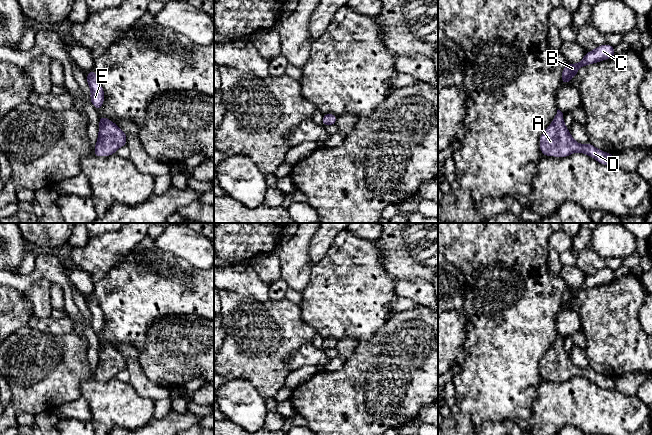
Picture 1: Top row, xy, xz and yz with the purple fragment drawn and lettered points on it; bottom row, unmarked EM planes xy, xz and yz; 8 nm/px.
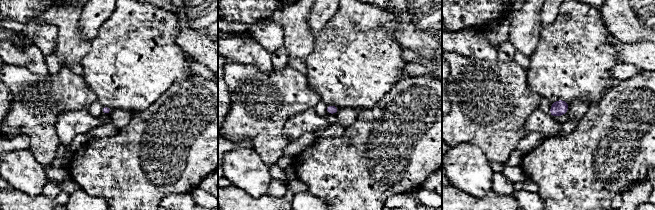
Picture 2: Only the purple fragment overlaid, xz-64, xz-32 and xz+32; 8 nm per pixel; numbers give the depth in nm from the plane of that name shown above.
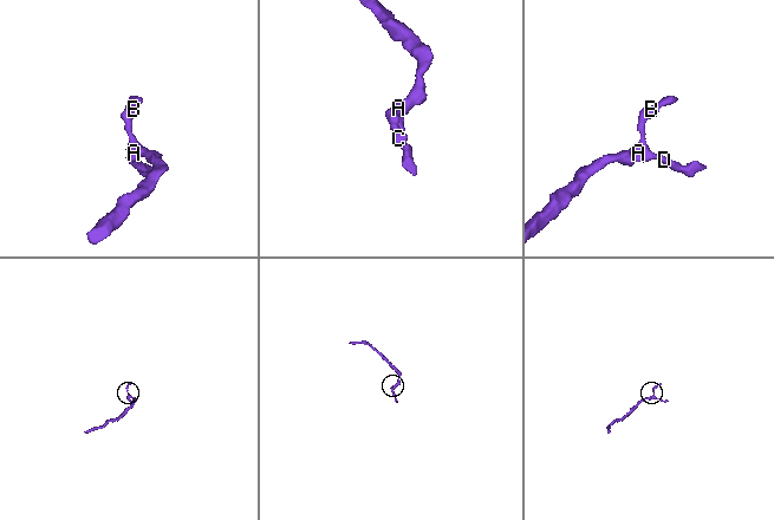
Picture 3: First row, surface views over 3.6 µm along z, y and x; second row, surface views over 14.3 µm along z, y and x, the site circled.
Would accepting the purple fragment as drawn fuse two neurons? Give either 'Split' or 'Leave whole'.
Leave whole

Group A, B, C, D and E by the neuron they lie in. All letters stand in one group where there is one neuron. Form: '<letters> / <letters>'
A B C D E

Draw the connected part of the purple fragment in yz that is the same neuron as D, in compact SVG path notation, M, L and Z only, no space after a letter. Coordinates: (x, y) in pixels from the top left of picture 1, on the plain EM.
M558 333L553 346L546 352L539 363L542 379L567 381L581 376L593 381L603 389L615 389L615 380L595 372L591 367L577 367L566 352L563 337Z

